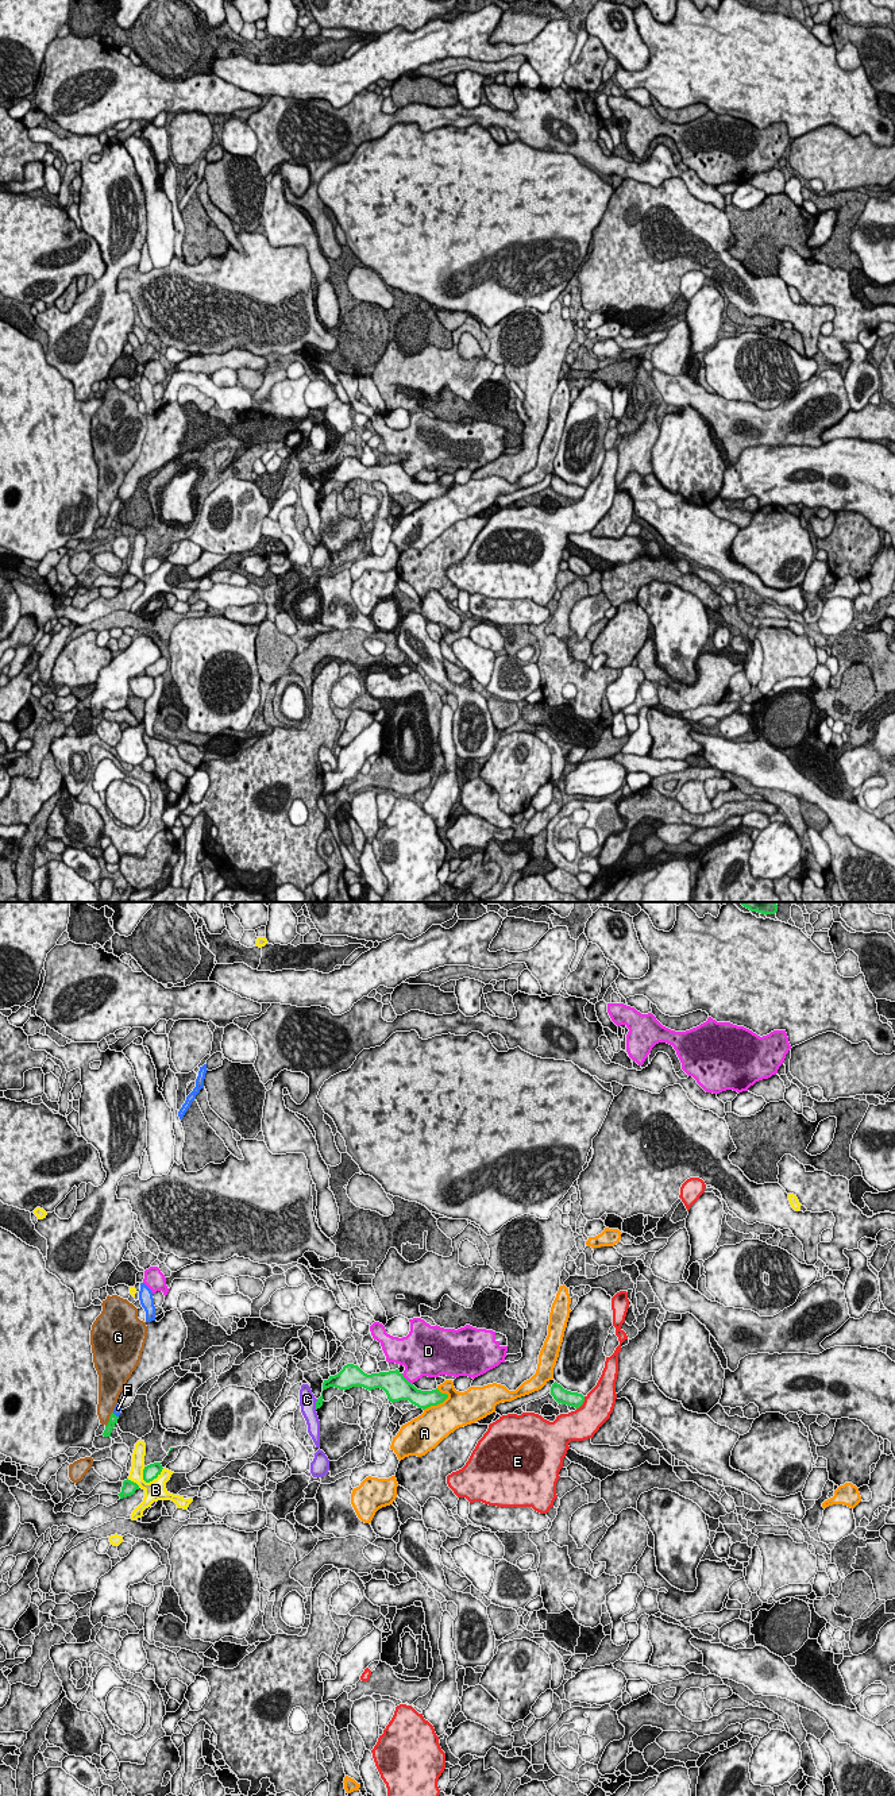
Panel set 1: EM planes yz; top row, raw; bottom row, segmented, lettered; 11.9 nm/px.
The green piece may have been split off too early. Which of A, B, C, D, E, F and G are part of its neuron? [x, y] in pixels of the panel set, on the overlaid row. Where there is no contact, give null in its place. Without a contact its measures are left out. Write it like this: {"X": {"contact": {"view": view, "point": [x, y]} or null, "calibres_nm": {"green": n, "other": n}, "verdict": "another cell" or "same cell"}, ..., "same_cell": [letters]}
{"A": {"contact": {"view": "yz", "point": [436, 1405]}, "calibres_nm": {"green": 220, "other": 400}, "verdict": "another cell"}, "B": {"contact": {"view": "yz", "point": [153, 1479]}, "calibres_nm": {"green": 190, "other": 240}, "verdict": "another cell"}, "C": {"contact": {"view": "yz", "point": [316, 1405]}, "calibres_nm": {"green": 90, "other": 190}, "verdict": "another cell"}, "D": {"contact": {"view": "yz", "point": [405, 1379]}, "calibres_nm": {"green": 300, "other": 340}, "verdict": "another cell"}, "E": {"contact": {"view": "yz", "point": [582, 1403]}, "calibres_nm": {"green": 190, "other": 380}, "verdict": "another cell"}, "F": {"contact": {"view": "yz", "point": [114, 1414]}, "calibres_nm": {"green": 100, "other": 90}, "verdict": "same cell"}, "G": {"contact": {"view": "yz", "point": [110, 1419]}, "calibres_nm": {"green": 100, "other": 220}, "verdict": "another cell"}, "same_cell": ["F"]}

